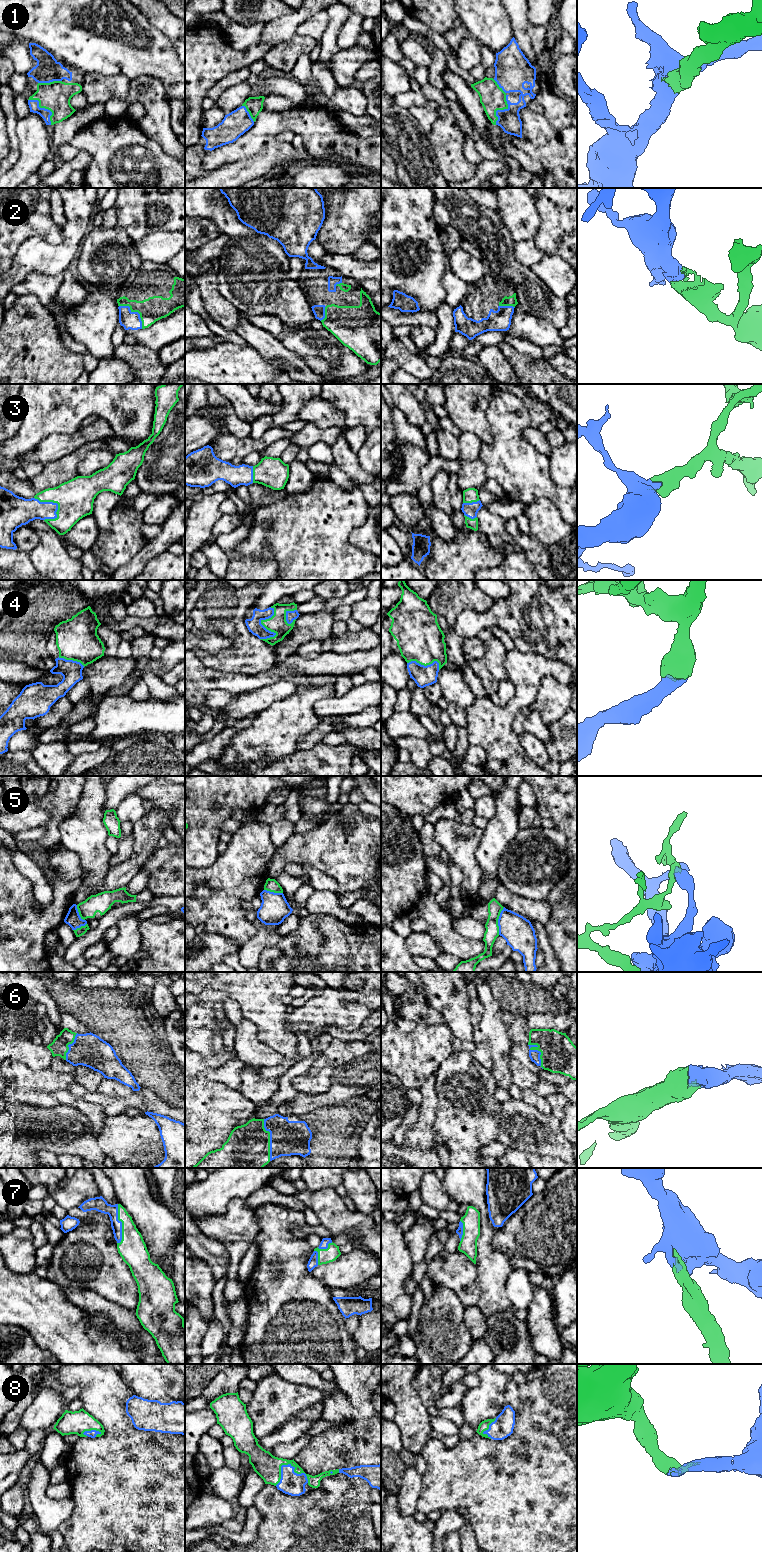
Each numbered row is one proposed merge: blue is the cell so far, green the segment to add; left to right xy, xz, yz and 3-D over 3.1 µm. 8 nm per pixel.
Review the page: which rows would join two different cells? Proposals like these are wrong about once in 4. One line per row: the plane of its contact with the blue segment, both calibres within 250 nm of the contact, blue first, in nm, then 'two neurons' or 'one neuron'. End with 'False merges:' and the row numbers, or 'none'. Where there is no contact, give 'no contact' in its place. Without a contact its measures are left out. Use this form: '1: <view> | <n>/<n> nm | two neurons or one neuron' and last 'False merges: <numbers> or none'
1: xy | 80/240 nm | one neuron
2: xy | 140/190 nm | one neuron
3: xy | 200/300 nm | one neuron
4: xz | 120/150 nm | one neuron
5: yz | 240/110 nm | two neurons
6: yz | 90/280 nm | one neuron
7: xy | 120/220 nm | one neuron
8: xz | 190/200 nm | one neuron
False merges: 5

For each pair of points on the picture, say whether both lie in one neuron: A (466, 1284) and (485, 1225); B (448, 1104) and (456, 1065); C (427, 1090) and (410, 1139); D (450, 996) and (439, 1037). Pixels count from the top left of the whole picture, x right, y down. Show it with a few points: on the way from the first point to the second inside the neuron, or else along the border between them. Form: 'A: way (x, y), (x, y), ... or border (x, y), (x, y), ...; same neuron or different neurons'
A: border (474, 1264), (477, 1283), (480, 1287); different neurons
B: way (456, 1094), (456, 1075); same neuron
C: way (427, 1102), (427, 1117), (422, 1127); same neuron
D: border (445, 1023), (454, 1036); different neurons

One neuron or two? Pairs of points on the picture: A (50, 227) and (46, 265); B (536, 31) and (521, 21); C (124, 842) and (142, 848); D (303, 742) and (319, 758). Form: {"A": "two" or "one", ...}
{"A": "two", "B": "two", "C": "two", "D": "two"}

